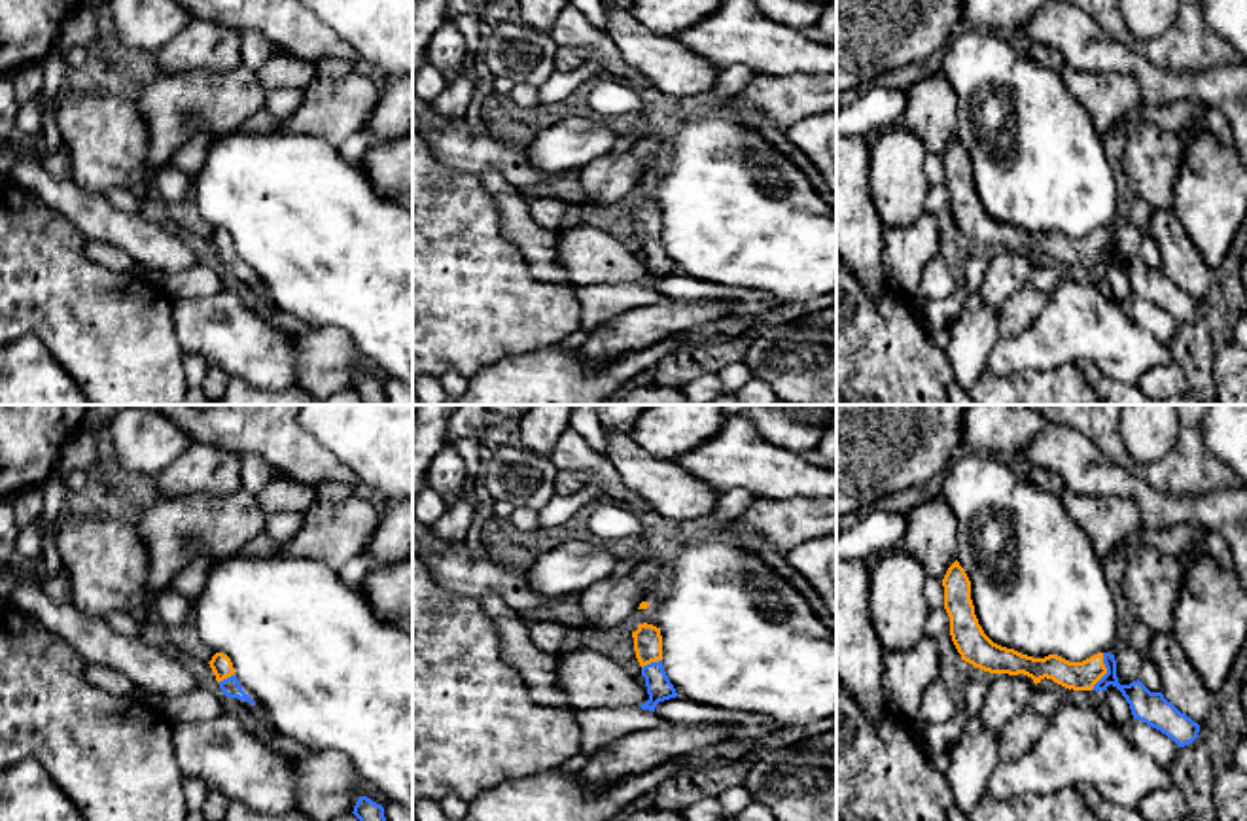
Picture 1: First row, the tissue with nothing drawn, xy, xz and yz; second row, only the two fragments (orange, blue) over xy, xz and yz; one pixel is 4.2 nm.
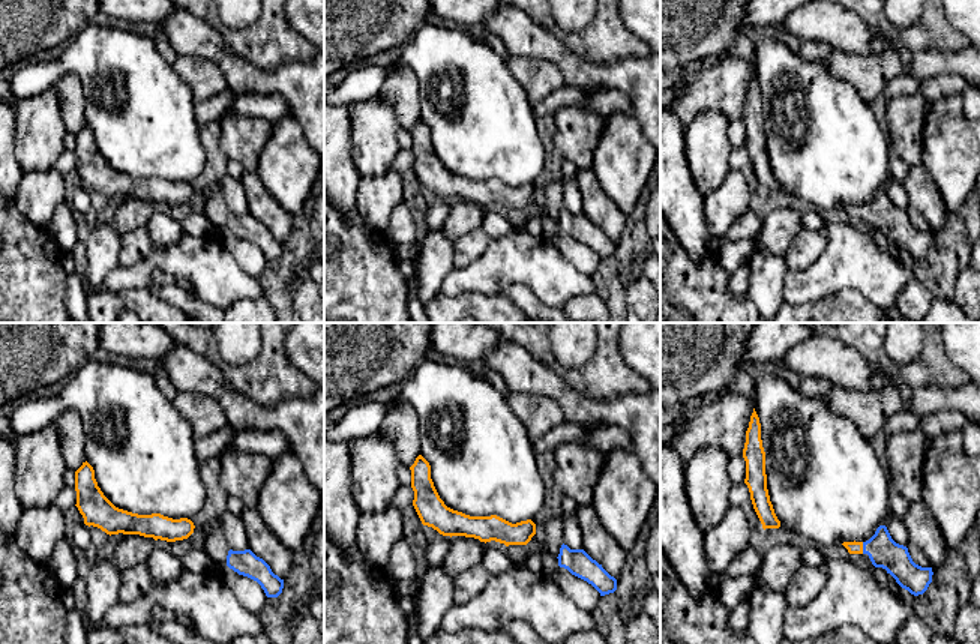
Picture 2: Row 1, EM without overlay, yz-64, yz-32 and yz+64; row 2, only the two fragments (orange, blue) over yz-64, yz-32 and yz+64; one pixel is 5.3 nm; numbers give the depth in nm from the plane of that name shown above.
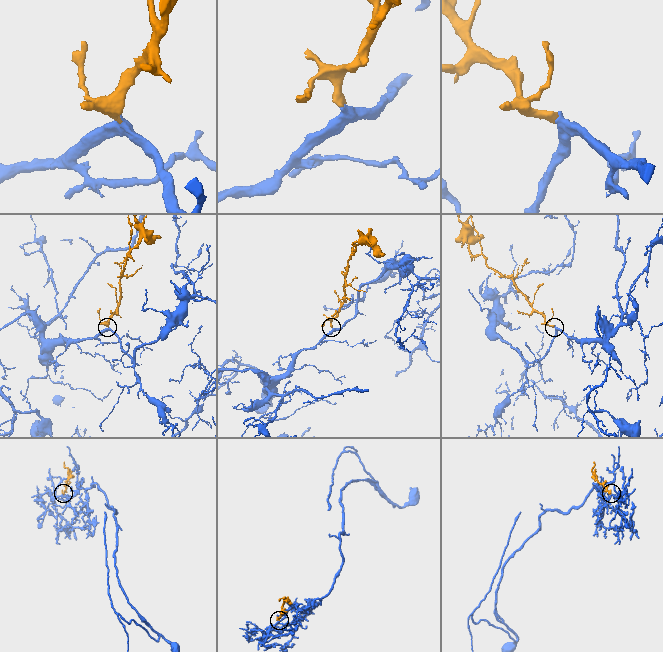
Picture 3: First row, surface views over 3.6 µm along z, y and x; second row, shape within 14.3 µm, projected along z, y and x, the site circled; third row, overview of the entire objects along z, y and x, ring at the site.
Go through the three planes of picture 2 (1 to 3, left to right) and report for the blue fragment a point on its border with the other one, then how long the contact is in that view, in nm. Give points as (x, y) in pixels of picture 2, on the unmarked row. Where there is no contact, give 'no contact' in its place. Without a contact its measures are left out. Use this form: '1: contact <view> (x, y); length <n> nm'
1: no contact
2: no contact
3: contact yz+64 (862, 212); length 60 nm

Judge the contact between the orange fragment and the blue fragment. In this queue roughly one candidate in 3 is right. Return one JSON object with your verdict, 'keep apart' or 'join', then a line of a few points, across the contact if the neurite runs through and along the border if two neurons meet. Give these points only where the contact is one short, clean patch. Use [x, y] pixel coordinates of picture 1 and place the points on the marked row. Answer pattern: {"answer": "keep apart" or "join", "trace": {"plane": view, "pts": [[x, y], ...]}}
{"answer": "join", "trace": {"plane": "yz", "pts": [[1079, 676], [1106, 672], [1151, 708]]}}

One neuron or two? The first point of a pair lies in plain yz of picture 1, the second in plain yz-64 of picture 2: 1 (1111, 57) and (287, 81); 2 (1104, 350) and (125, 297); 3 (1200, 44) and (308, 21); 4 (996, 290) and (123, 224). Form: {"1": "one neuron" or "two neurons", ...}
{"1": "one neuron", "2": "two neurons", "3": "two neurons", "4": "one neuron"}

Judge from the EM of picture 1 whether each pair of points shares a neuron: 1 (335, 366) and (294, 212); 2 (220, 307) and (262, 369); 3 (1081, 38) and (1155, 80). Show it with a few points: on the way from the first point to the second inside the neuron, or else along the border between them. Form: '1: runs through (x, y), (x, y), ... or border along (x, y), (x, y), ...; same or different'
1: border along (309, 326), (341, 328), (362, 354); different
2: runs through (222, 322), (252, 354); same
3: runs through (1100, 52), (1136, 65); same

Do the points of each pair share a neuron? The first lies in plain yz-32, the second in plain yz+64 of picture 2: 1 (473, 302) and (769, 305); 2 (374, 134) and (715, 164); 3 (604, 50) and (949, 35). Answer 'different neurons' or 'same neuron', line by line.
1: different neurons
2: same neuron
3: same neuron

